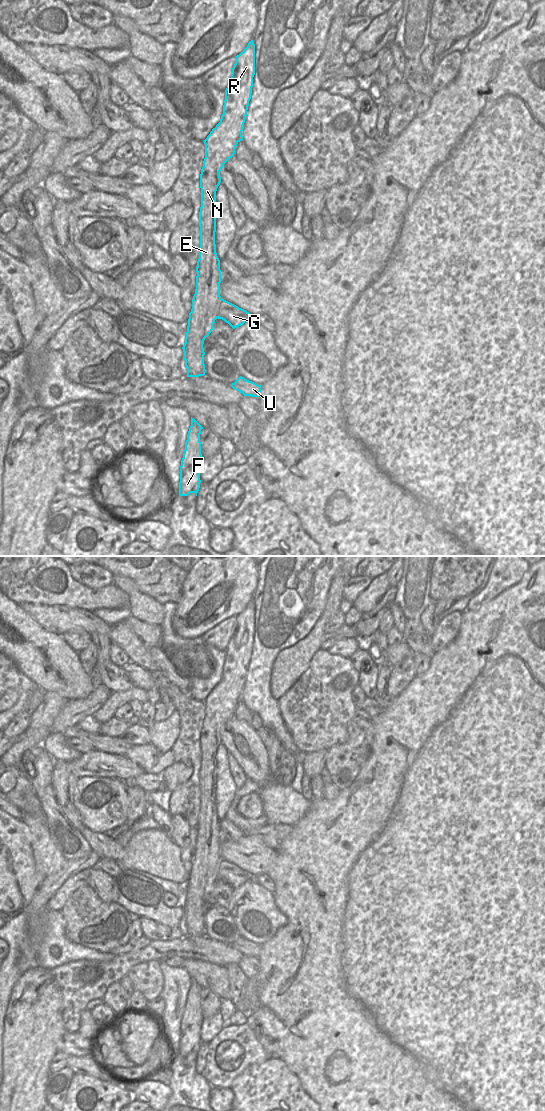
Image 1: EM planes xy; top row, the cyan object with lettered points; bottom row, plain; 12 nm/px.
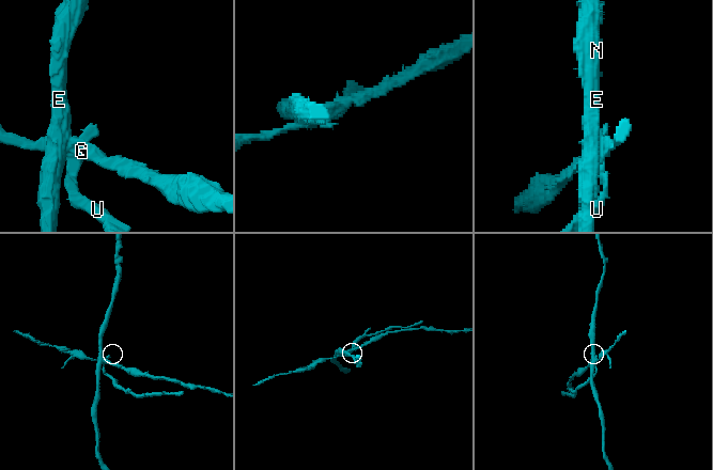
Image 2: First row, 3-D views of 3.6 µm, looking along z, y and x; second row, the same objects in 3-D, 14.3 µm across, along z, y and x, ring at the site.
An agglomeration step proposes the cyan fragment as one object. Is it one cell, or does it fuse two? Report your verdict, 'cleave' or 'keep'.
cleave

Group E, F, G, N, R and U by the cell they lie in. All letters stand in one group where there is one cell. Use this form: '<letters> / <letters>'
E F N R / G U

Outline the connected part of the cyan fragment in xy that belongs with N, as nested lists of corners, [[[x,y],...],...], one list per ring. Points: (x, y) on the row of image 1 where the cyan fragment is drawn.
[[[251,40],[244,51],[236,56],[225,90],[220,122],[204,140],[205,158],[200,174],[200,250],[196,267],[196,289],[182,347],[187,377],[205,375],[203,344],[212,332],[219,314],[222,274],[215,244],[216,191],[221,183],[221,169],[234,156],[237,144],[243,140],[242,131],[254,75],[255,44]]]

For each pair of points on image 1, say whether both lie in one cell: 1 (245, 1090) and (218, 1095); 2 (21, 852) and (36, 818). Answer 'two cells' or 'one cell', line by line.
1: two cells
2: two cells

